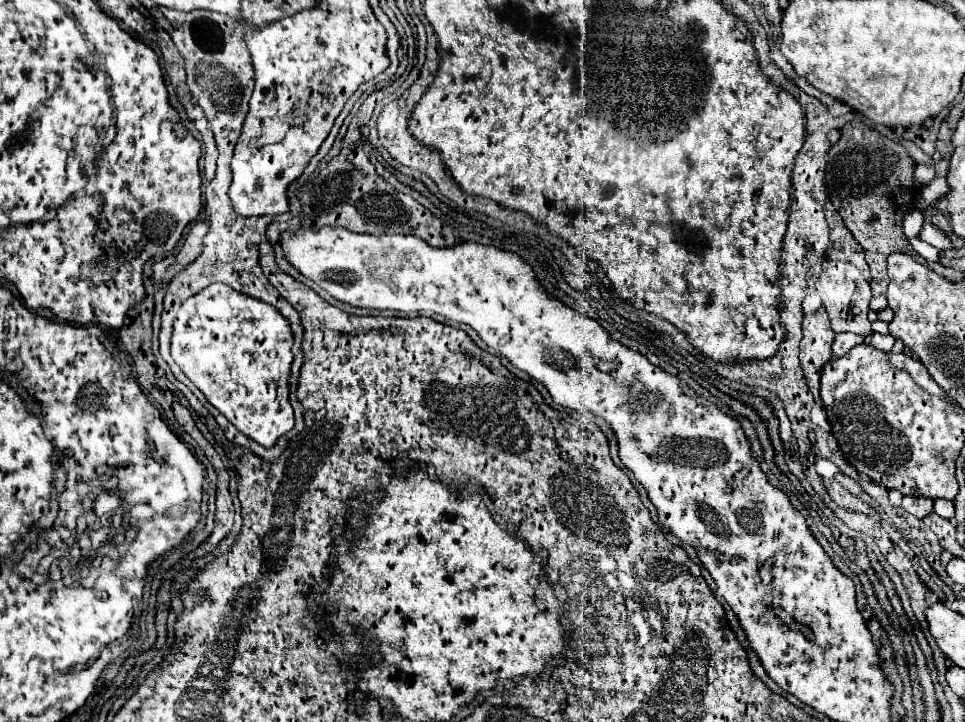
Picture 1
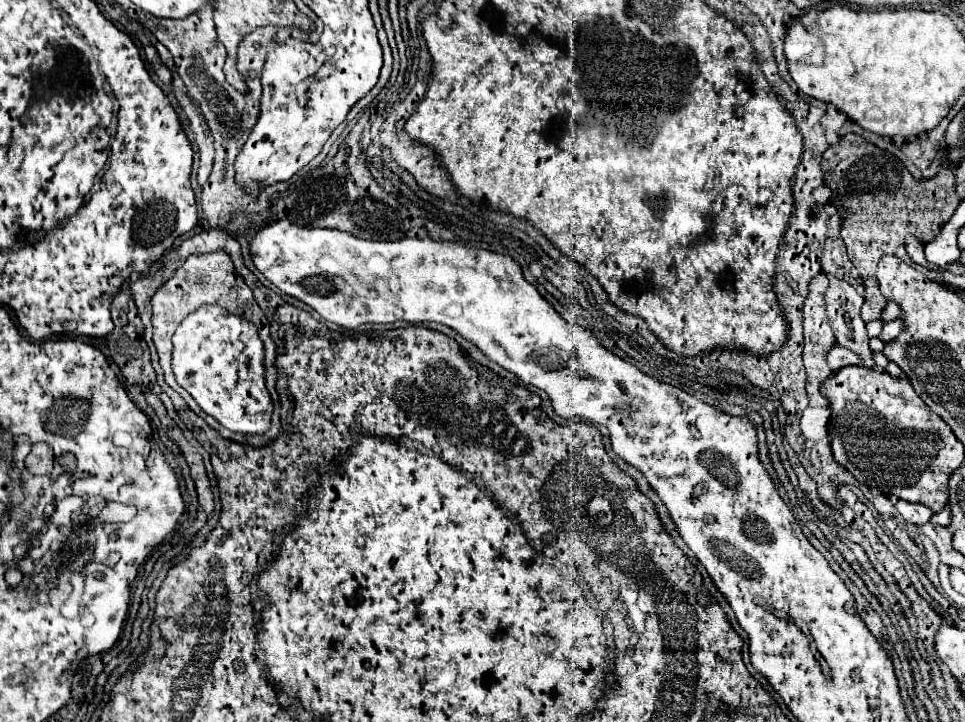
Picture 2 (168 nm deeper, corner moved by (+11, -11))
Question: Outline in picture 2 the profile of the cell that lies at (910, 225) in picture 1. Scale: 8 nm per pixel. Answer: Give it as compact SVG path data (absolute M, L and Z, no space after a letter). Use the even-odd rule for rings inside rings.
M907 238L907 240L905 240L905 248L907 248L909 258L911 258L915 264L925 266L925 268L933 268L933 264L927 262L927 258L925 258L925 254L923 254L923 244L921 244L917 238Z

